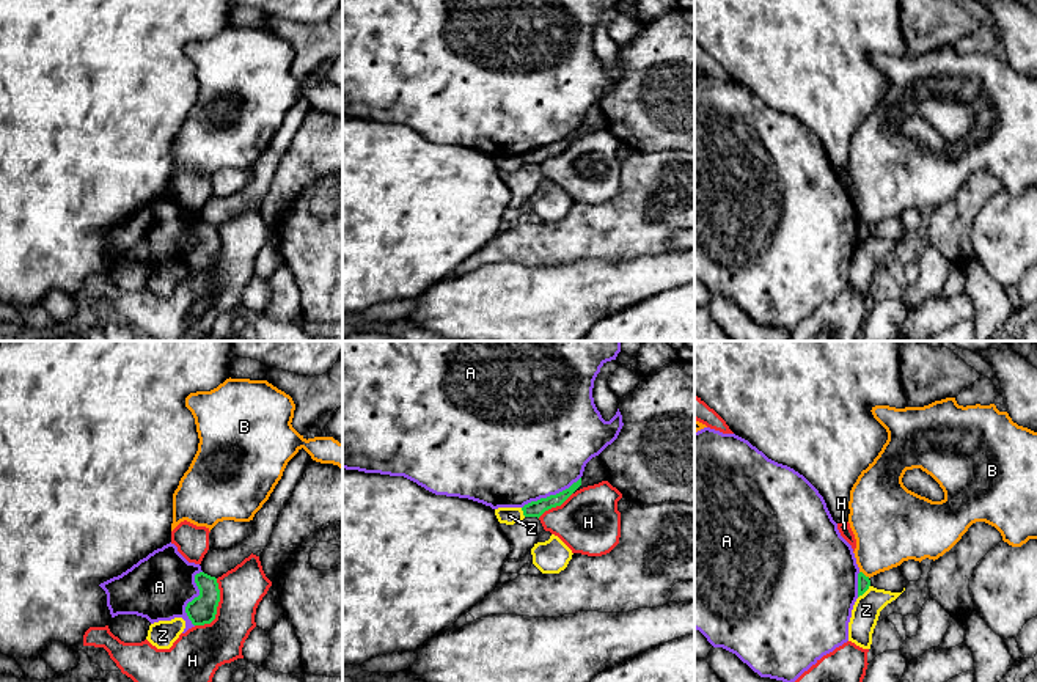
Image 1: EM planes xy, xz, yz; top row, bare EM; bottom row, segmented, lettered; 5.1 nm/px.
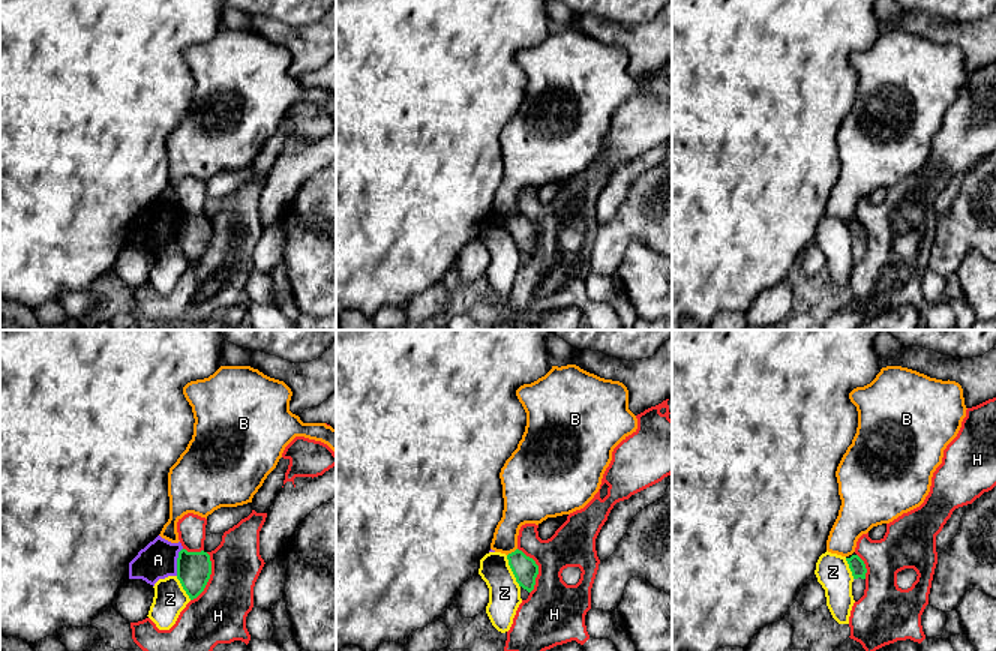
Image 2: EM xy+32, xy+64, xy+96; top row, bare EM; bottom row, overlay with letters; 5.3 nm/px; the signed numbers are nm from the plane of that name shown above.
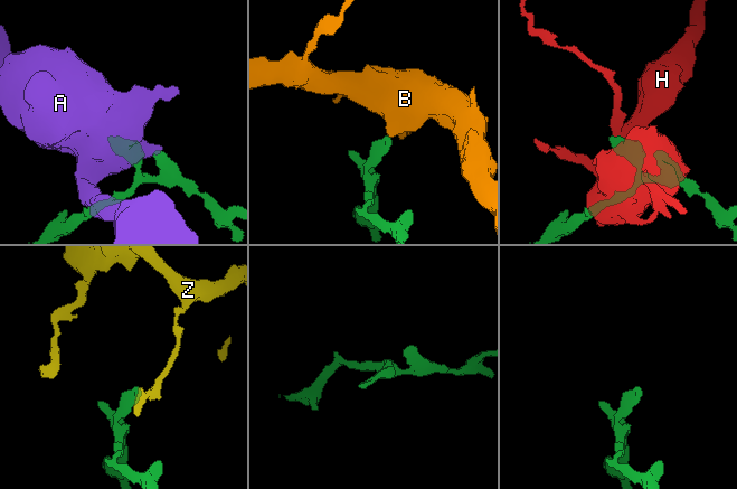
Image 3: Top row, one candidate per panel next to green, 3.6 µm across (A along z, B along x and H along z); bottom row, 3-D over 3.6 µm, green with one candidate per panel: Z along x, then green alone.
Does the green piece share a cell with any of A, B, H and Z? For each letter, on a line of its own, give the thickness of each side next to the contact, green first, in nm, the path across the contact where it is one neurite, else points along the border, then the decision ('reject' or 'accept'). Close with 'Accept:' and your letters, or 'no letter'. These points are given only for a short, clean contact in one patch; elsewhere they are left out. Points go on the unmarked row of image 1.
A: 150 nm thick on the green side, 340 nm on the other; reject
B: 60 nm thick on the green side, 320 nm on the other; reject
H: 150 nm thick on the green side, 260 nm on the other; reject
Z: 60 nm thick on the green side, 140 nm on the other; reject
Accept: no letter

